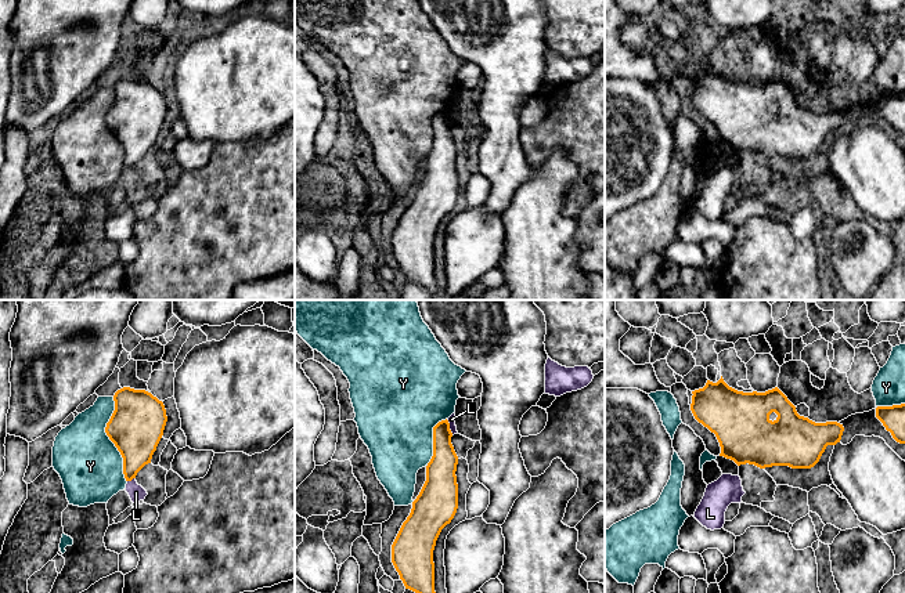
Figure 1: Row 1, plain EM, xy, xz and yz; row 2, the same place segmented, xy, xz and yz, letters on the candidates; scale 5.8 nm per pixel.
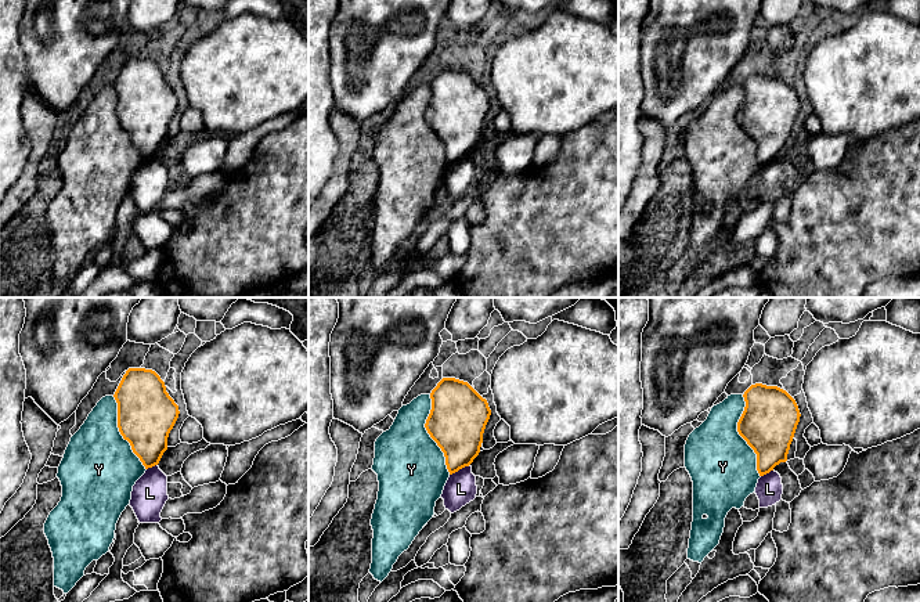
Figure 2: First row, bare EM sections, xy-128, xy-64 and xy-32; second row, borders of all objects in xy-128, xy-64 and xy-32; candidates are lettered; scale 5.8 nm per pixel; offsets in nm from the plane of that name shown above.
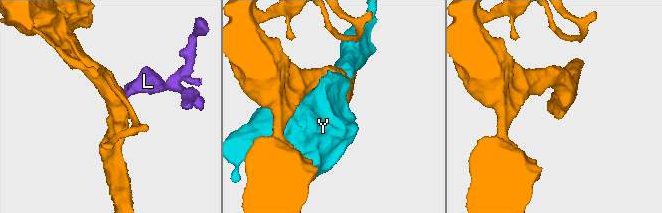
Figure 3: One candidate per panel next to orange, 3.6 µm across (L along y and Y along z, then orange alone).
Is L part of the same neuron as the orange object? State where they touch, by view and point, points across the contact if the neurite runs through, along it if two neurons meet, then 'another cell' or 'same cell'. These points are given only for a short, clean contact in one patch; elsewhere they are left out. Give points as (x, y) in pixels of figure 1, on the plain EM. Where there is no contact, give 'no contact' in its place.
contact xz (449, 118); border xz (446, 109), (453, 125); another cell

